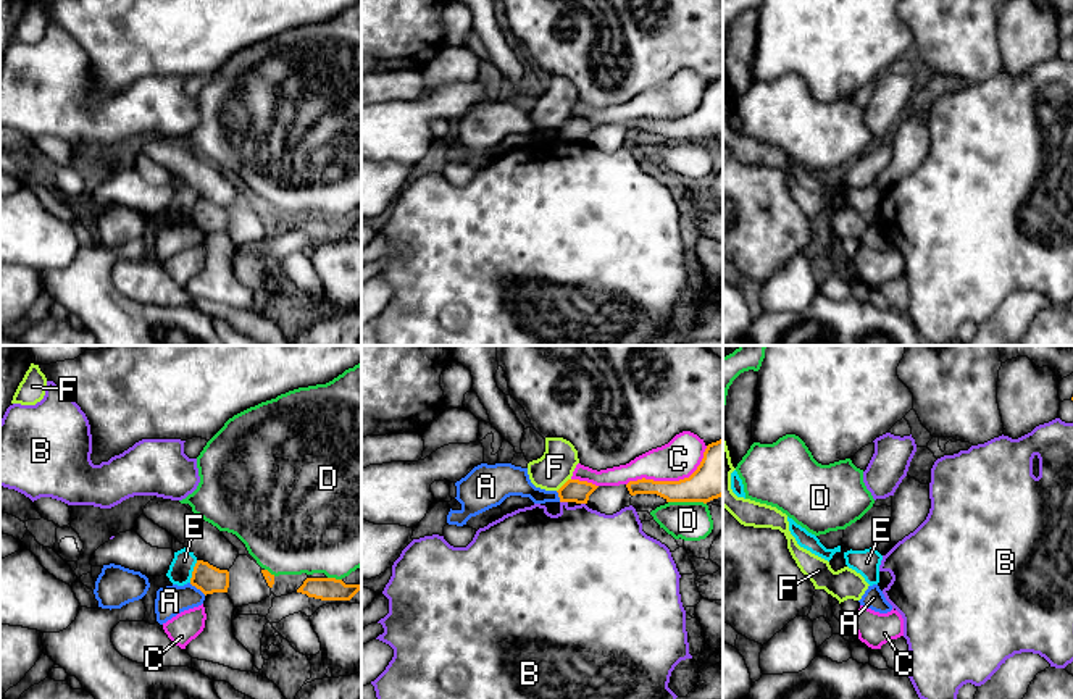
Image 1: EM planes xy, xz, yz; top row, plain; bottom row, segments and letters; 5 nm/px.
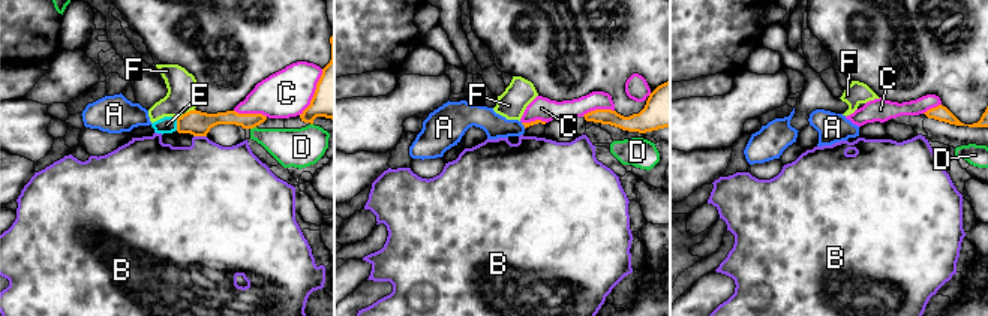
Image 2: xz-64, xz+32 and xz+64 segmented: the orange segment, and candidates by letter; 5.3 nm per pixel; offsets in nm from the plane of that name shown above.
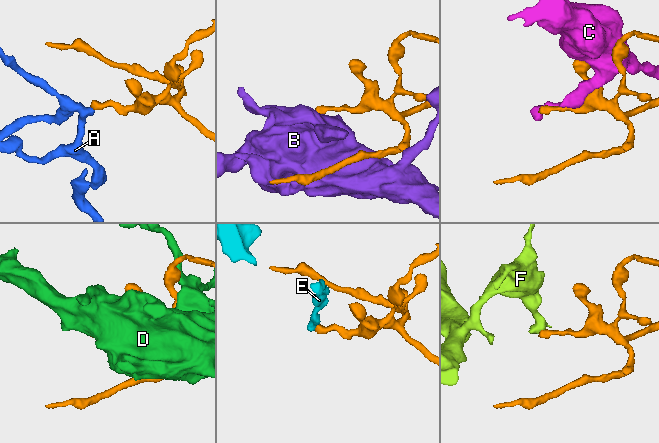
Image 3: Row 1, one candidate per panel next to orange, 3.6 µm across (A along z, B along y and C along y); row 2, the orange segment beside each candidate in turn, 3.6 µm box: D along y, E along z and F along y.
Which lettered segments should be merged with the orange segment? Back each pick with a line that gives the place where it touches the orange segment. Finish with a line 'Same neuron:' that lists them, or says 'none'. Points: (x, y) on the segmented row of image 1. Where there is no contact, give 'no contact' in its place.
Same neuron: none

